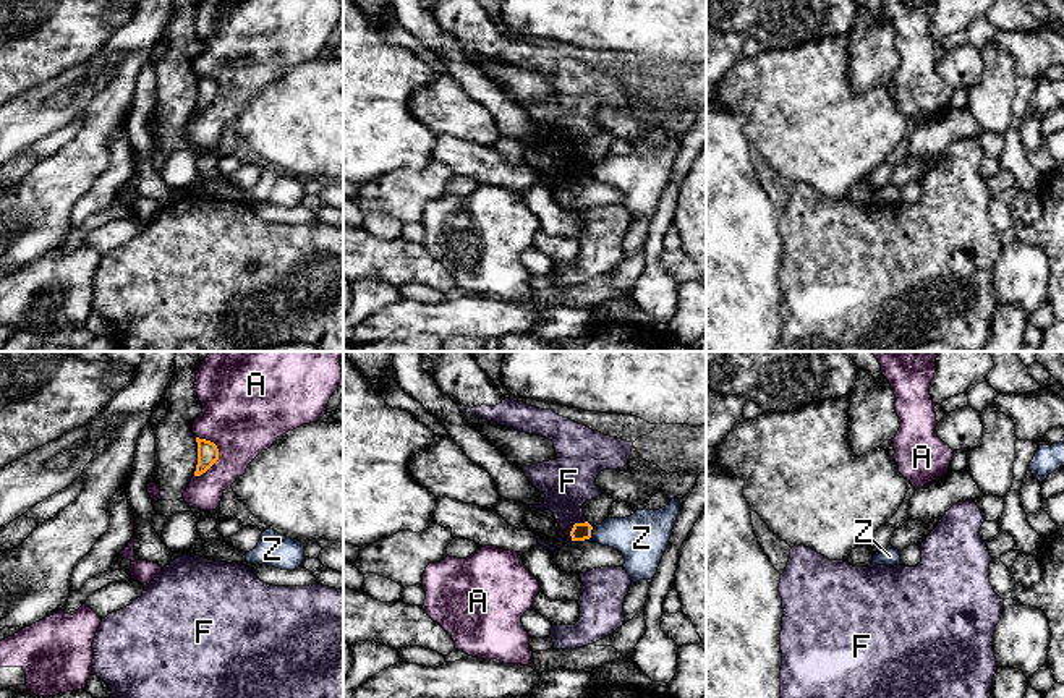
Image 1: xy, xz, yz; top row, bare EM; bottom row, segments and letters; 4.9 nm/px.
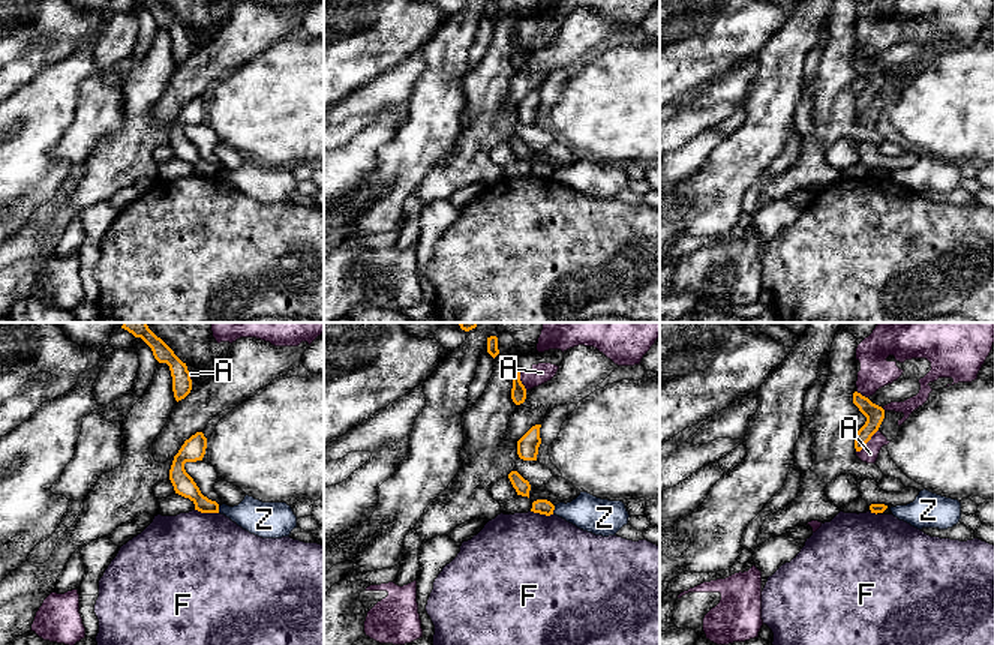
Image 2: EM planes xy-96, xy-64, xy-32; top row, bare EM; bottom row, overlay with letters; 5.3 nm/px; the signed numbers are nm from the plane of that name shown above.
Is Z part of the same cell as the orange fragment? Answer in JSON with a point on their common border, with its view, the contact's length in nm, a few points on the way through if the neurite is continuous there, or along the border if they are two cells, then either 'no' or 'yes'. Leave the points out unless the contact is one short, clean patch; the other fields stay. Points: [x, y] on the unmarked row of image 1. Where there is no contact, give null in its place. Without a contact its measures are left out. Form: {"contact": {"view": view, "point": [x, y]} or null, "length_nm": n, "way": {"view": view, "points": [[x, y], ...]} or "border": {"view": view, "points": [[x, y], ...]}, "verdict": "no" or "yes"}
{"contact": {"view": "xz", "point": [590, 169]}, "length_nm": 60, "border": {"view": "xz", "points": [[593, 164], [590, 174]]}, "verdict": "no"}

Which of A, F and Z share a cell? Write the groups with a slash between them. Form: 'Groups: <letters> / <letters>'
Groups: A / F / Z

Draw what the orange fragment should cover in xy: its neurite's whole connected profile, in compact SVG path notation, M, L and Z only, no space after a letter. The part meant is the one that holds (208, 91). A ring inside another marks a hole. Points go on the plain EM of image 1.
M196 74L196 79L198 79L198 102L194 113L201 113L219 97L219 86L214 79L206 76Z

